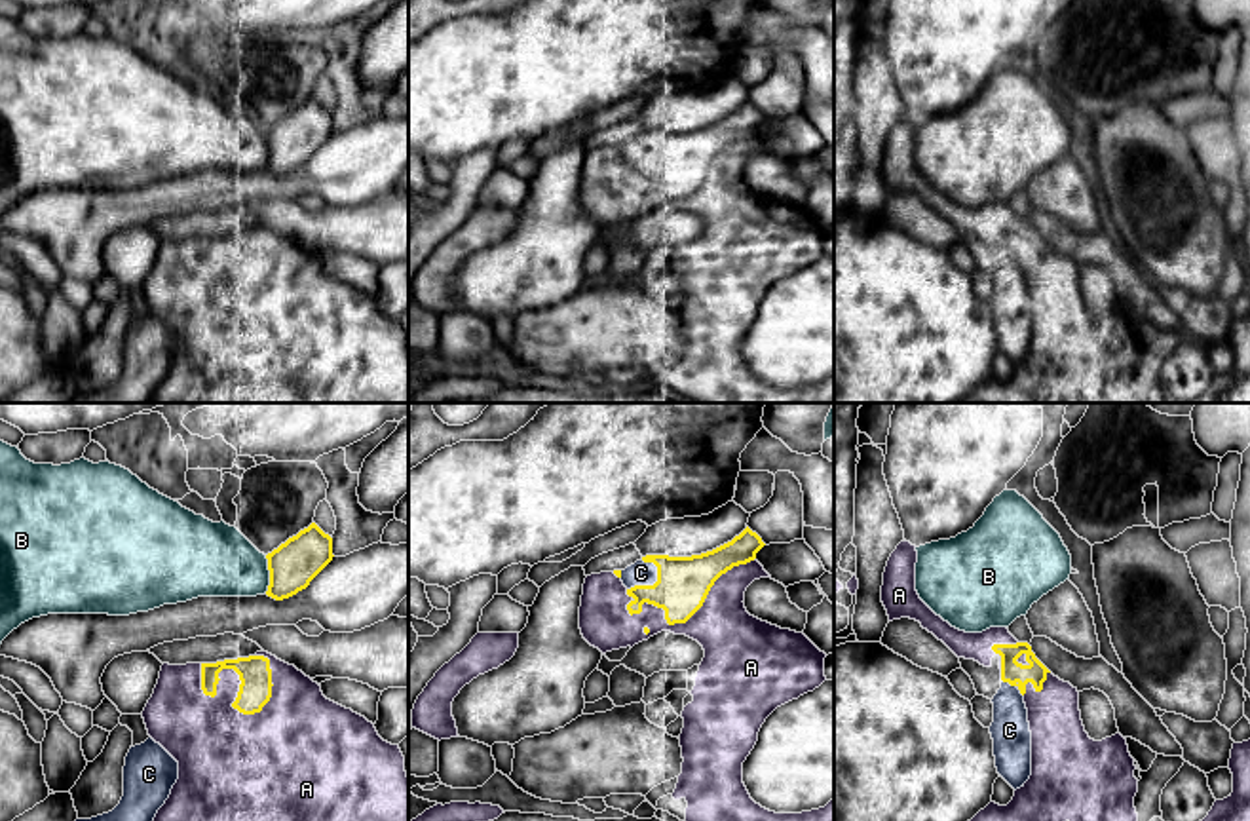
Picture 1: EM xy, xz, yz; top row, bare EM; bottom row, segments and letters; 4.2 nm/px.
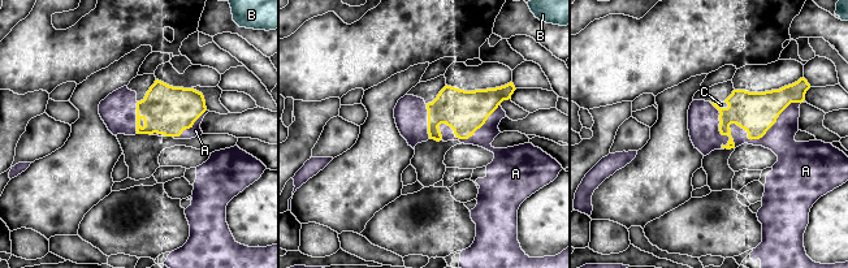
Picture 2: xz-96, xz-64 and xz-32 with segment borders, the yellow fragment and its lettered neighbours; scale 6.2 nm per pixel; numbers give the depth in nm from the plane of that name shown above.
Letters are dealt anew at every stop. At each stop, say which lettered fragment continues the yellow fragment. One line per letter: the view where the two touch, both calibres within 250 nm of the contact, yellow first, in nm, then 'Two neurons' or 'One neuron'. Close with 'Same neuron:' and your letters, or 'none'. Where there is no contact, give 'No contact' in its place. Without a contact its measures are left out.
A: Touches yellow in xy. Thickness 140 nm (yellow) against 220 nm. Two neurons
B: Touches yellow in xy. Thickness 200 nm (yellow) against 320 nm. Two neurons
C: Touches yellow in xz. Thickness 220 nm (yellow) against 100 nm. One neuron
Same neuron: C

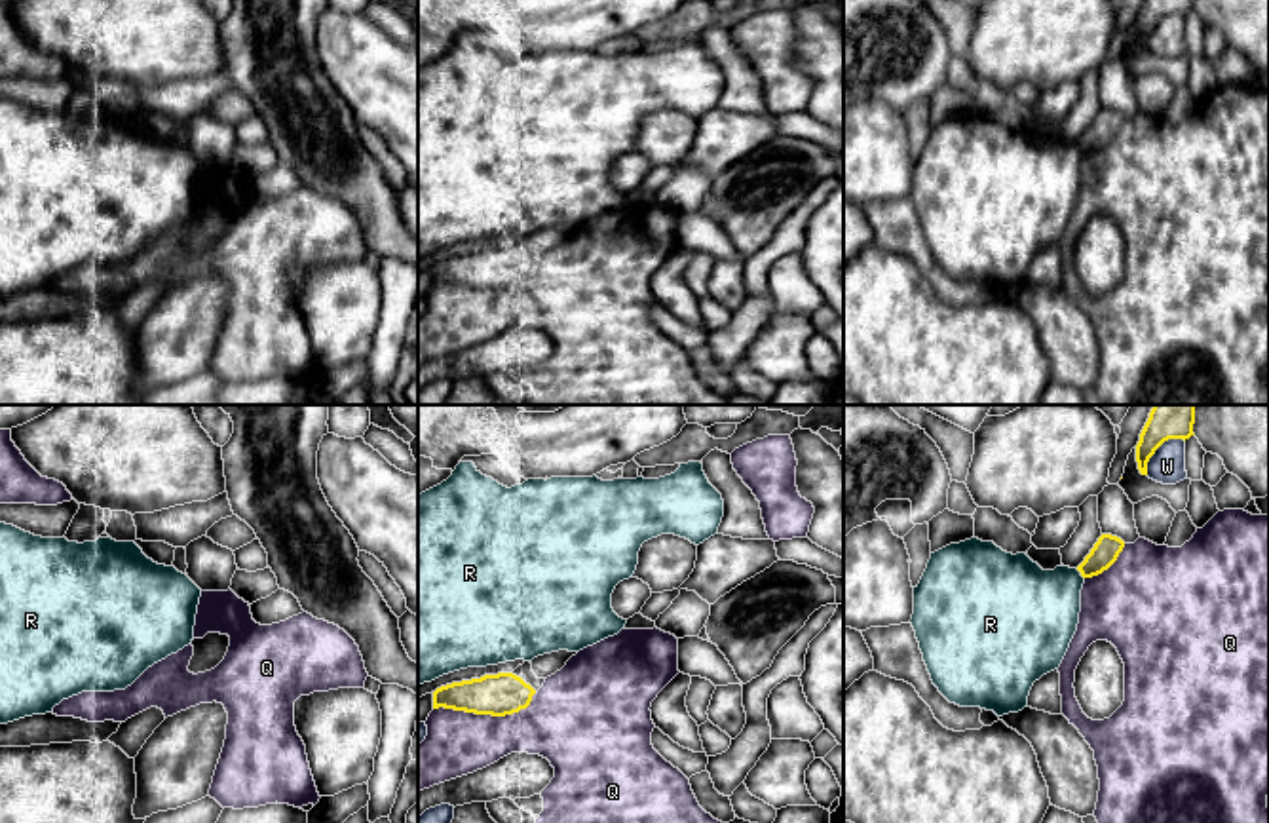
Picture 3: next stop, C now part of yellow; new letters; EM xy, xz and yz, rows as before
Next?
Q: Touches yellow in xz. Thickness 180 nm (yellow) against 260 nm. Two neurons
R: Touches yellow in yz. Thickness 110 nm (yellow) against 360 nm. Two neurons
W: Touches yellow in yz. Thickness 190 nm (yellow) against 150 nm. Two neurons
Same neuron: none

